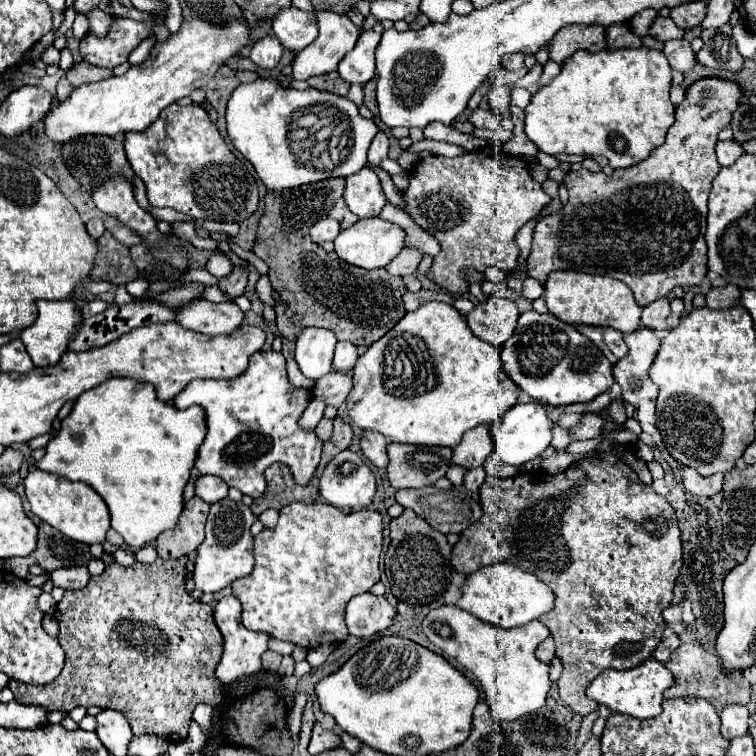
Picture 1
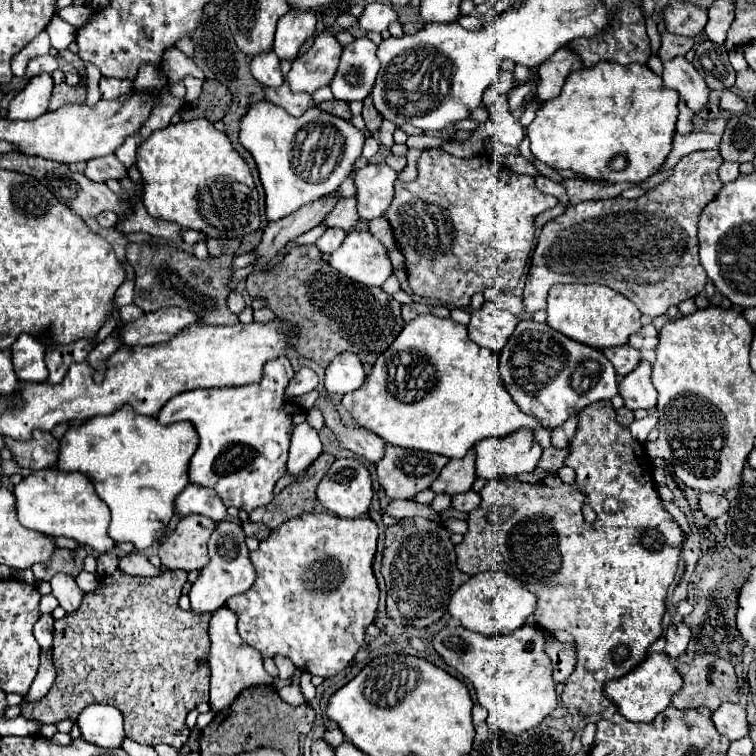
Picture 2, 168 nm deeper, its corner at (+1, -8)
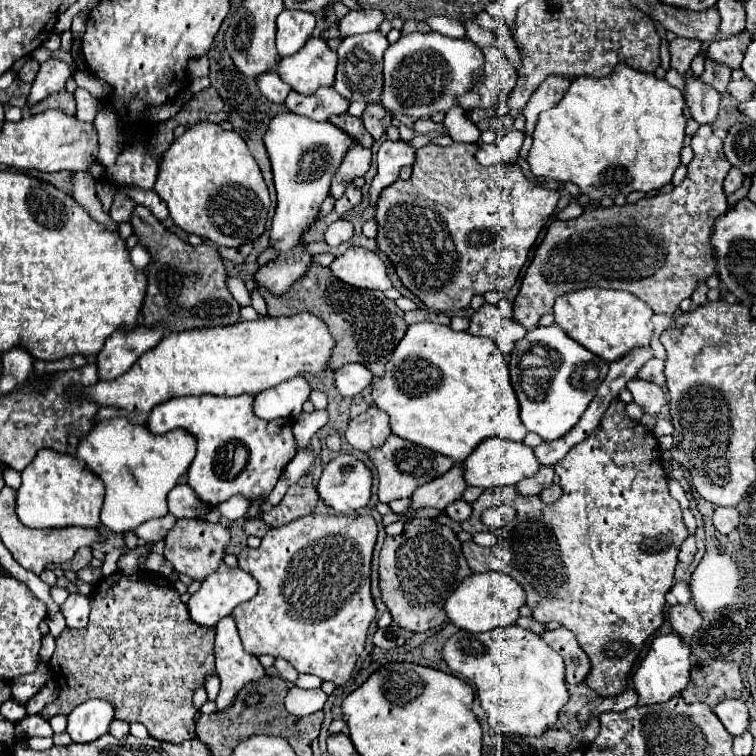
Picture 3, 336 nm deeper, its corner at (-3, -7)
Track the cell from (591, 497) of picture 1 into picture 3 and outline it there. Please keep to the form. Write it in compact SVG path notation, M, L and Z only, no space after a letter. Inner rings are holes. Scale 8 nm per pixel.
M615 397L601 417L599 427L555 463L563 487L559 501L547 505L539 495L521 497L515 487L491 487L491 491L485 491L473 503L473 515L461 523L467 533L485 531L487 527L481 521L485 509L499 503L517 509L517 517L507 527L495 529L499 539L495 547L487 549L465 543L463 555L473 573L499 571L513 577L527 593L527 607L533 611L533 619L541 623L557 621L575 633L579 645L591 659L591 671L585 683L599 697L615 697L623 693L643 643L663 625L665 593L673 585L679 547L689 535L679 503L669 497L667 477L659 461L661 453L653 433L641 423L631 421L625 413L625 403Z

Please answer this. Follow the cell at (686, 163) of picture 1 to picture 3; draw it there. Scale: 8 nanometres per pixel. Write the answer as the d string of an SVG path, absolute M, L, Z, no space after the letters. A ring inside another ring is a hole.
M701 125L699 131L693 135L691 143L693 143L693 153L695 153L695 157L693 157L693 161L687 165L687 177L685 177L683 183L677 185L671 193L661 193L659 197L645 197L645 199L639 199L639 201L633 203L633 205L627 203L627 205L623 205L623 207L611 205L611 207L599 207L599 209L585 209L585 211L583 211L577 219L573 219L573 221L559 221L559 219L555 219L555 221L547 227L547 233L545 233L541 245L537 247L535 257L533 257L533 261L531 261L527 273L525 273L525 279L523 279L523 283L521 283L521 291L519 291L519 295L517 295L515 303L513 303L513 311L515 311L513 319L519 321L525 329L533 329L533 327L537 327L537 321L539 321L541 315L553 311L553 303L555 303L555 299L557 299L559 295L569 293L569 291L575 291L575 289L583 289L583 287L603 287L603 289L623 289L623 291L629 291L629 293L637 295L641 301L645 301L645 303L653 309L653 313L673 313L673 311L679 307L679 303L681 303L683 299L691 297L693 291L695 291L701 283L705 283L705 281L715 273L715 261L713 261L709 237L711 237L711 227L713 227L715 217L719 217L721 213L725 213L727 207L729 207L729 205L727 205L727 195L725 195L725 191L723 191L723 179L725 179L727 171L731 169L731 163L727 161L727 157L725 157L725 153L723 153L723 143L721 143L721 139L717 139L717 137L713 135L713 131L711 131L709 125Z

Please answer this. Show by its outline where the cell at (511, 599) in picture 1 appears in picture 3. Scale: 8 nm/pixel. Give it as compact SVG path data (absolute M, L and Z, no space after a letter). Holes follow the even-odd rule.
M489 571L489 573L473 573L467 579L463 579L461 585L447 599L445 611L447 617L459 629L479 633L515 625L519 619L519 609L523 605L525 605L525 591L519 587L519 583L515 583L511 577L499 571Z

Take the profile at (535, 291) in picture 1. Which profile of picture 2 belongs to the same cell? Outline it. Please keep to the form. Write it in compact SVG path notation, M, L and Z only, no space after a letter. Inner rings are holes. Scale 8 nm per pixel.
M499 292L493 300L494 304L497 304L497 308L501 310L507 310L515 316L523 316L523 304L521 304L521 296L513 296L513 294L505 294L505 292Z

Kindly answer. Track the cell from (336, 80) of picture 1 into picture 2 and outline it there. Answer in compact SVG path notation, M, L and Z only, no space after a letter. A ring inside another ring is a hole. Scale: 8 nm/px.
M341 100L321 102L321 104L317 104L317 108L323 110L323 112L329 112L333 116L339 116L343 120L351 120L351 110L349 110L349 104L347 102L341 102Z

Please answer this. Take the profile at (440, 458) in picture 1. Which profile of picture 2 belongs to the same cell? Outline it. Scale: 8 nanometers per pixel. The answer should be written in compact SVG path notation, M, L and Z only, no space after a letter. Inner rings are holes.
M387 444L383 460L379 460L375 466L377 466L379 486L383 488L387 498L395 500L395 498L413 498L417 492L429 488L447 462L449 462L449 458L439 456L439 454L429 454L429 452L421 452L421 450L399 448L399 446Z

